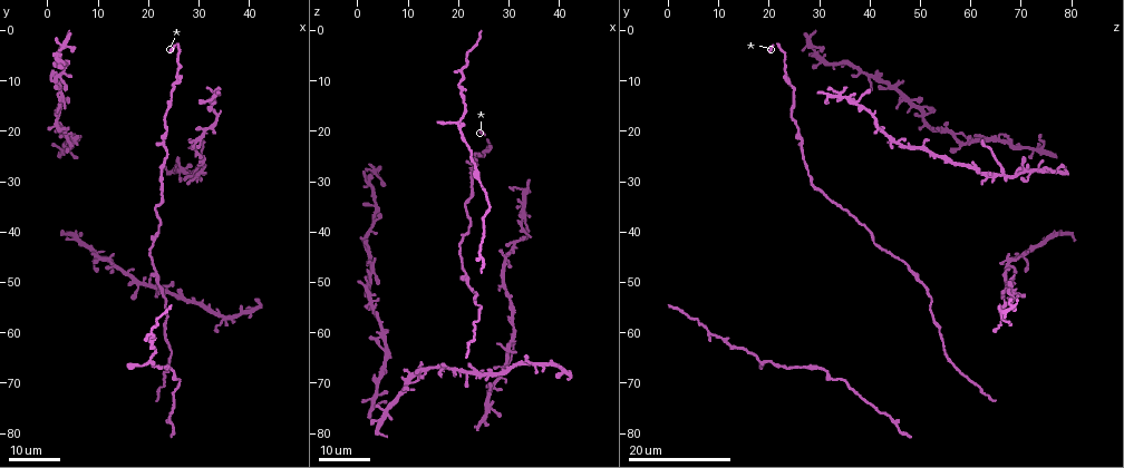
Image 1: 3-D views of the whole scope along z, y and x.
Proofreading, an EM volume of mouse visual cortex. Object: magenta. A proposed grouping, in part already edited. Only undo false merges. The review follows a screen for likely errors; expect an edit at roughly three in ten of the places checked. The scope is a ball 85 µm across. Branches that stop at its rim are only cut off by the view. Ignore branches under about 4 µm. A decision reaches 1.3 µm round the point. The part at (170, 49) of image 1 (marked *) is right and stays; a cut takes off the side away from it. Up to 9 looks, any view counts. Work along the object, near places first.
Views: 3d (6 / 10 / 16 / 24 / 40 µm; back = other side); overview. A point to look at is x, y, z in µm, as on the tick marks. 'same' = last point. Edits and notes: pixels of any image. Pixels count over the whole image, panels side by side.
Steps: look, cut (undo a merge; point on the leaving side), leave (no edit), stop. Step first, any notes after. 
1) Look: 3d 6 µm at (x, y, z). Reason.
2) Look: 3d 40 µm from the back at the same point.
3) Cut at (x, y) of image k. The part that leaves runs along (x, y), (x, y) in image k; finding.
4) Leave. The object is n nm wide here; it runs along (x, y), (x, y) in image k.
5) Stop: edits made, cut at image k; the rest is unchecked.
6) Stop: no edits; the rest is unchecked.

Look: 3d 16 µm at (4.5, 24.5, 72.5). Three-way junction.

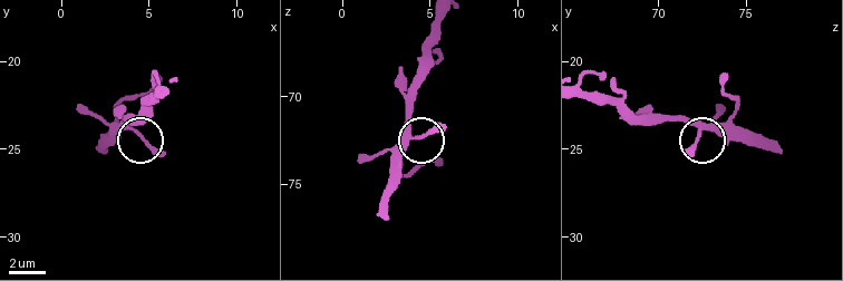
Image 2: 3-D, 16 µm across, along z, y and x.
Look: 3d 6 µm at (4.1, 23.9, 72.4).

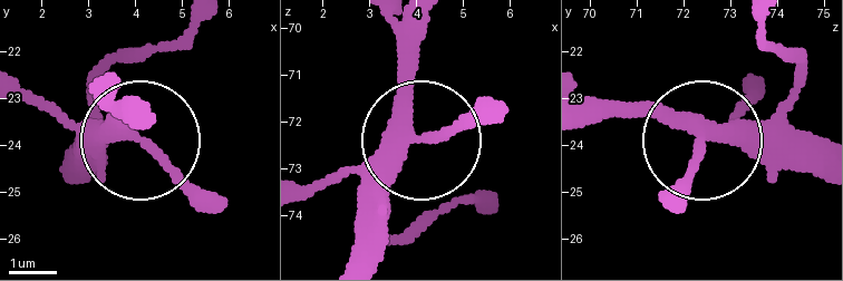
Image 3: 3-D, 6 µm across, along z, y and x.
Leave. It runs along (420, 22), (413, 143), (365, 234) in image 3; all the same neuron.

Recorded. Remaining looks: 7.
Look: 3d 24 µm at (5.0, 21.5, 59.0). Thick turns thin.

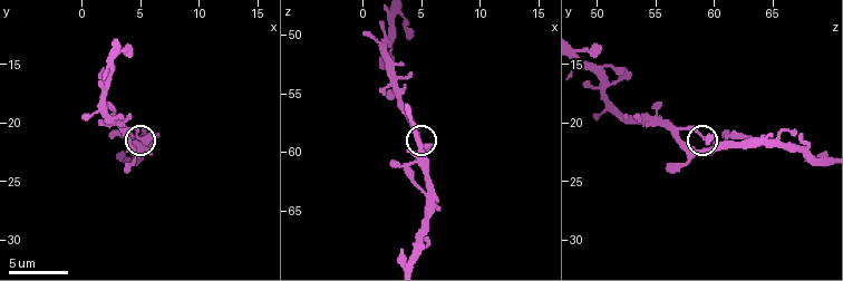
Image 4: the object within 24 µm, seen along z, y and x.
Look: 3d 10 µm at (5.4, 21.4, 59.4). Closer look.

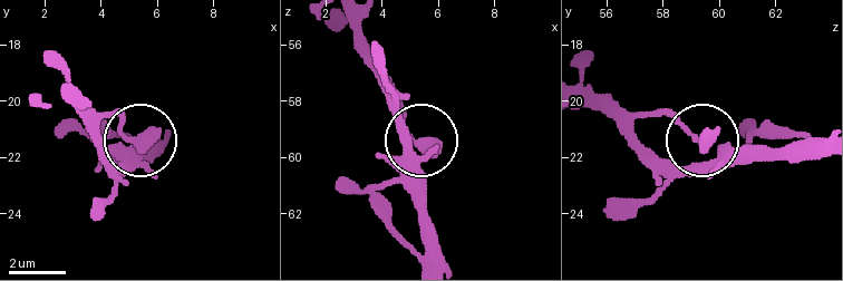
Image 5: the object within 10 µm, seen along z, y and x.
Look: 3d 6 µm at (5.3, 21.4, 59.5). Closer look.

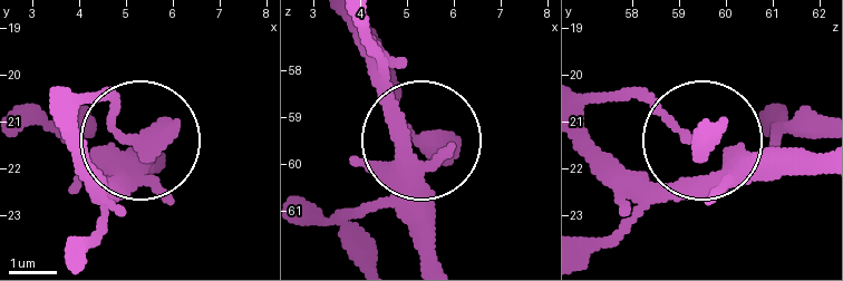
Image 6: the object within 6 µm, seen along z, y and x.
Leave. It runs along (589, 97), (637, 97), (701, 145), (801, 165) in image 6; continuous, no second neuron.

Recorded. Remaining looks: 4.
Look: 3d 16 µm at (23.5, 22.5, 26.5). Thick turns thin.

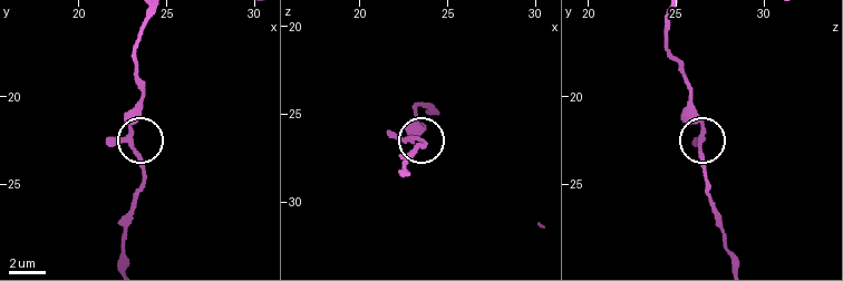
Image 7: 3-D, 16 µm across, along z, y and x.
Look: 3d 10 µm at (23.0, 22.3, 26.4).

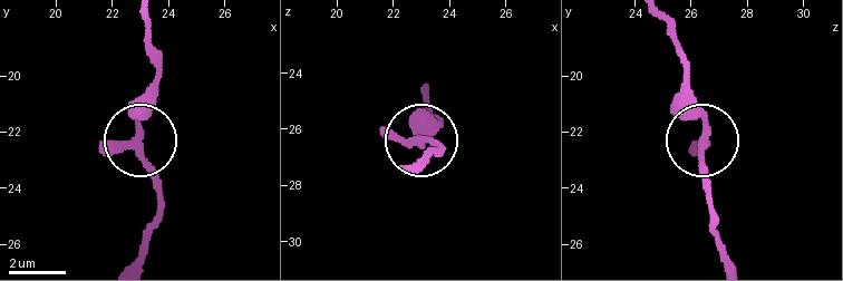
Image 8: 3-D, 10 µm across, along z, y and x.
Leave. The object is 230 nm wide here; it runs along (148, 25), (155, 96), (142, 161), (155, 190), (155, 223) in image 8; one neuron here.

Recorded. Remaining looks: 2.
Look: 3d 16 µm at (29.5, 28.5, 66.0). Four or more arms meet.

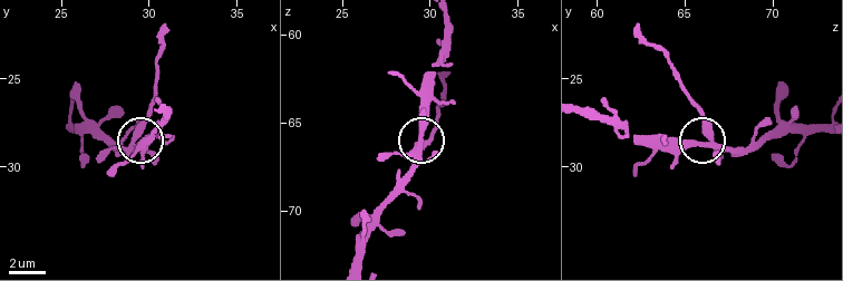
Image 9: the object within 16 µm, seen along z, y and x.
Look: 3d 6 µm at (29.3, 28.4, 66.4). Zoom in.

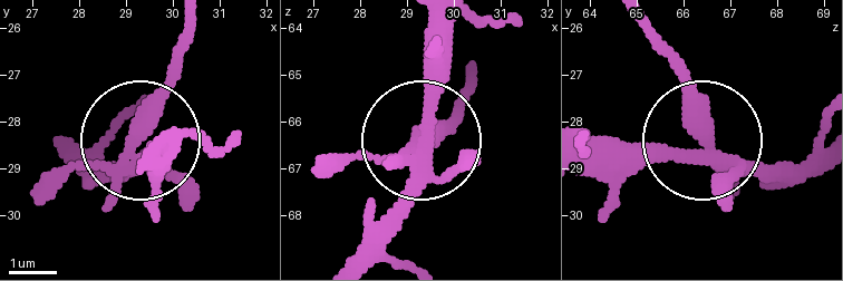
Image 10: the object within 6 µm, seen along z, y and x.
Cut at (155, 89) of image 10. The part that leaves runs along (123, 148), (166, 80), (183, 21) in image 10; a second neuron is stuck on.

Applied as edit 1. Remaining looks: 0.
Stop: edits made, cut at image 10; the rest is unchecked.

